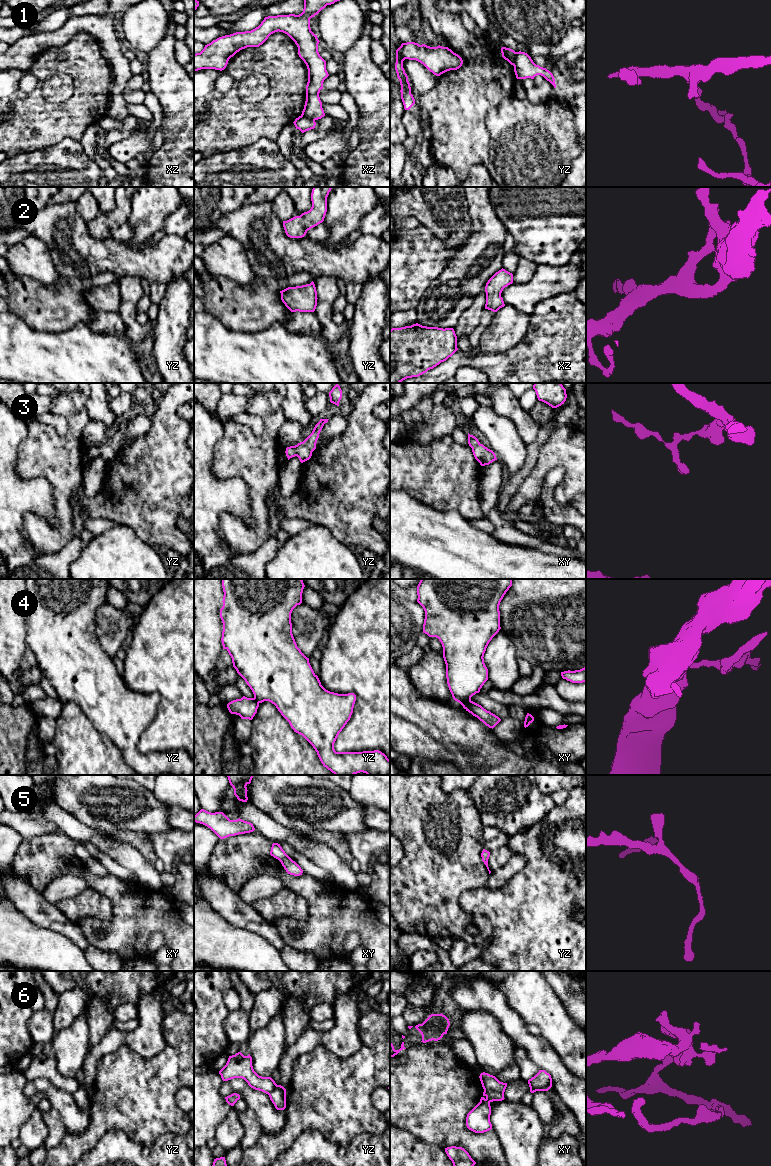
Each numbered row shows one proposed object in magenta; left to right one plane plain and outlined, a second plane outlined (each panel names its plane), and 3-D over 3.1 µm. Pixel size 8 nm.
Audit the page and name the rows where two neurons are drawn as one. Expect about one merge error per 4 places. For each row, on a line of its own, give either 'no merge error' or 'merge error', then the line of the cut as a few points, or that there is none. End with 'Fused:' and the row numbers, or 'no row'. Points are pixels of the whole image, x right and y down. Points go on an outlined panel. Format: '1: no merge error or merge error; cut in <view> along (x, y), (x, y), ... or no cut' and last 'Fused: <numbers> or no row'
1: merge error; cut in xz along (301, 115), (314, 120)
2: no merge error; no cut
3: no merge error; no cut
4: merge error; cut in xy along (470, 700), (459, 702)
5: no merge error; no cut
6: merge error; cut in xy along (484, 1089), (498, 1091), (503, 1094)
Fused: 1, 4, 6

